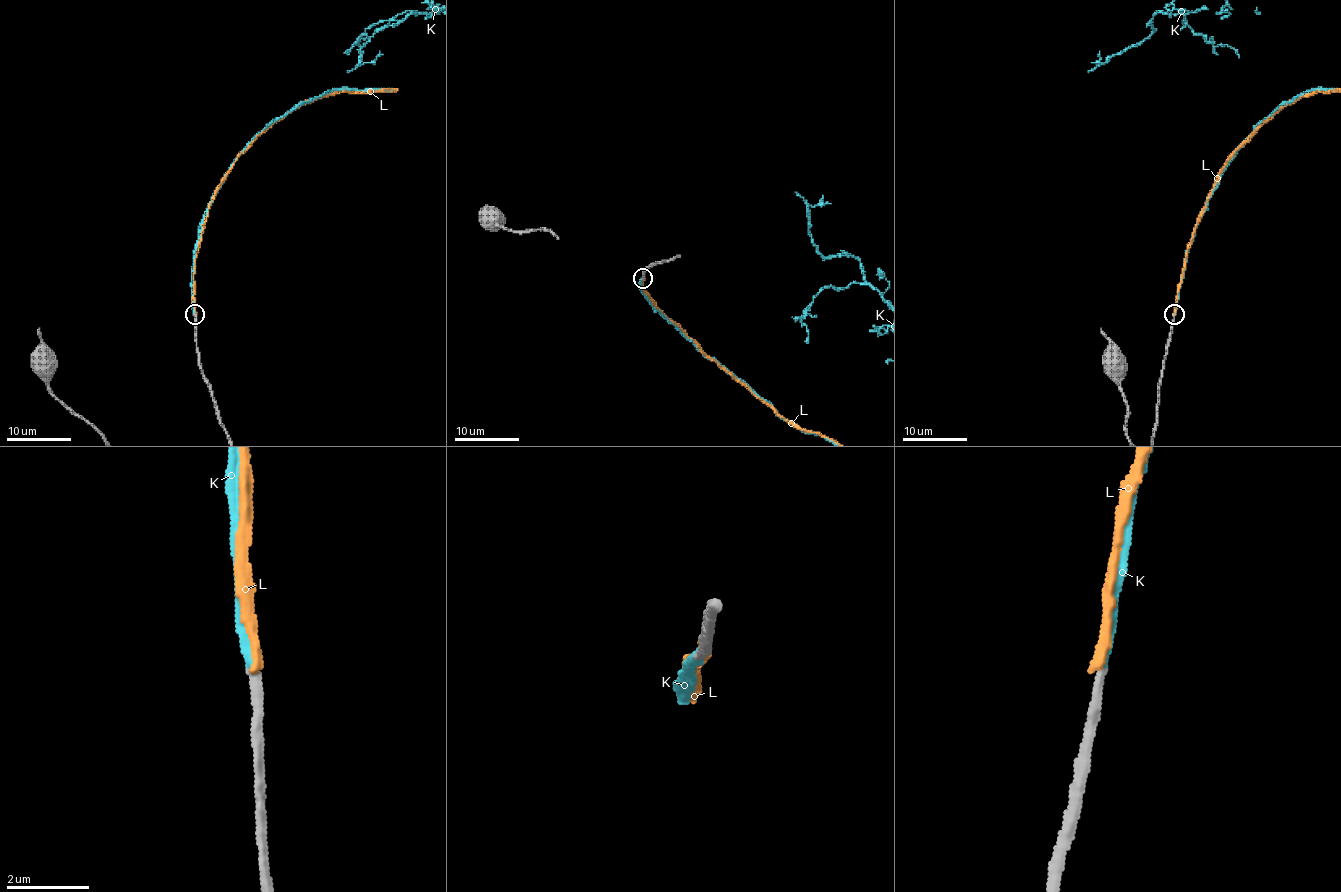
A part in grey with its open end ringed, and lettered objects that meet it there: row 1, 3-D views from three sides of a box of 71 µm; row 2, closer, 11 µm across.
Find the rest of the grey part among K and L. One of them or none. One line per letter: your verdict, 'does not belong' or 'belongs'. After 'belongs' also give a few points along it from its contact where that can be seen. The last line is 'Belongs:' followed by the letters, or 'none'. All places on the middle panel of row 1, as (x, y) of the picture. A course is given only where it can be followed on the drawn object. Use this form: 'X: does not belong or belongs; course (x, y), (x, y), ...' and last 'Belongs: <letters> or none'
K: belongs
L: does not belong
Belongs: K

